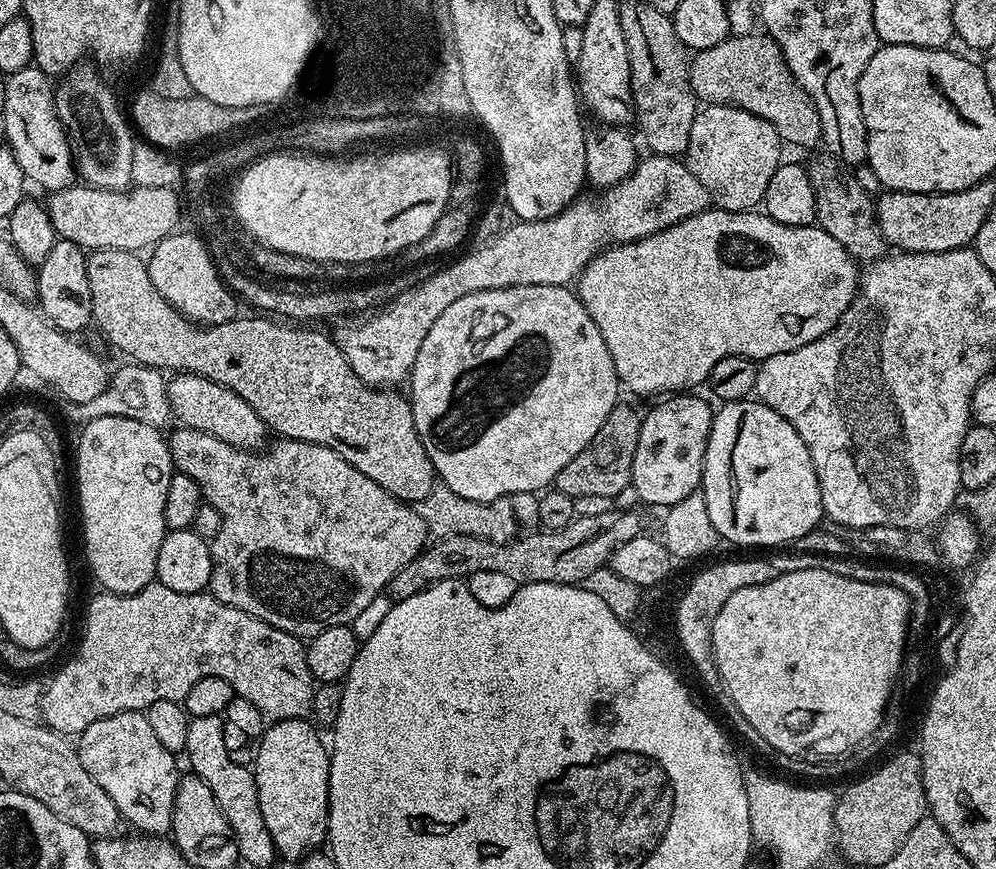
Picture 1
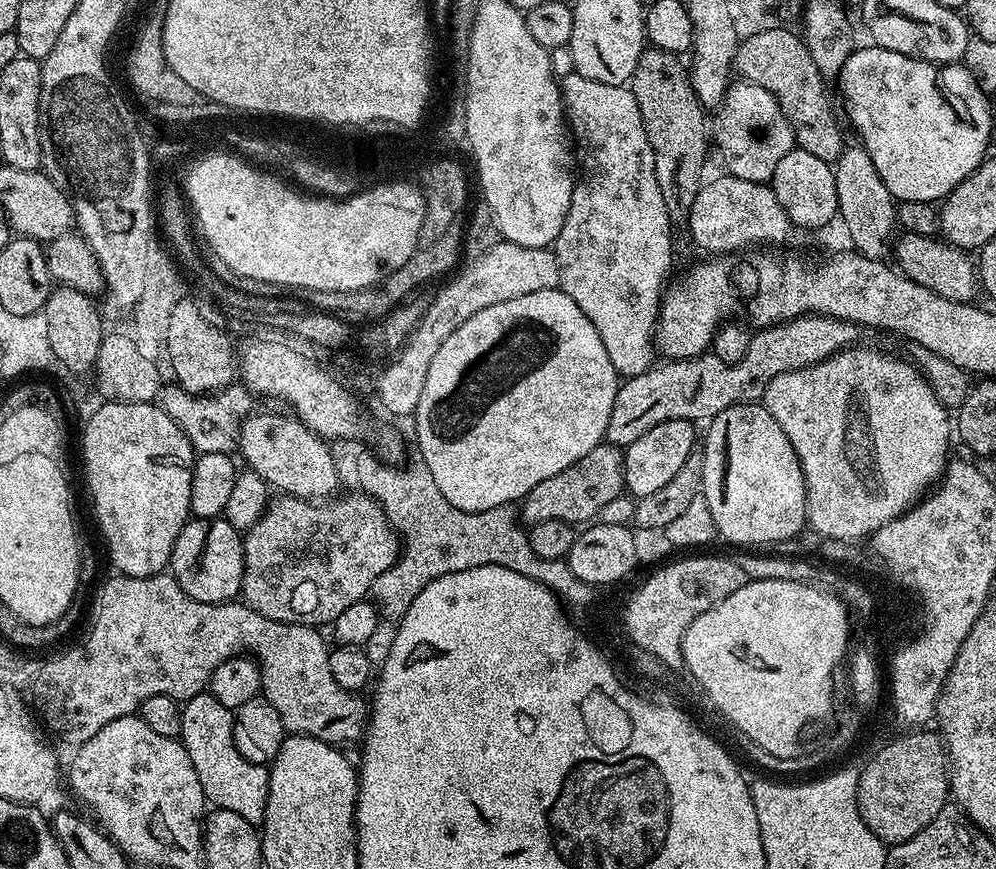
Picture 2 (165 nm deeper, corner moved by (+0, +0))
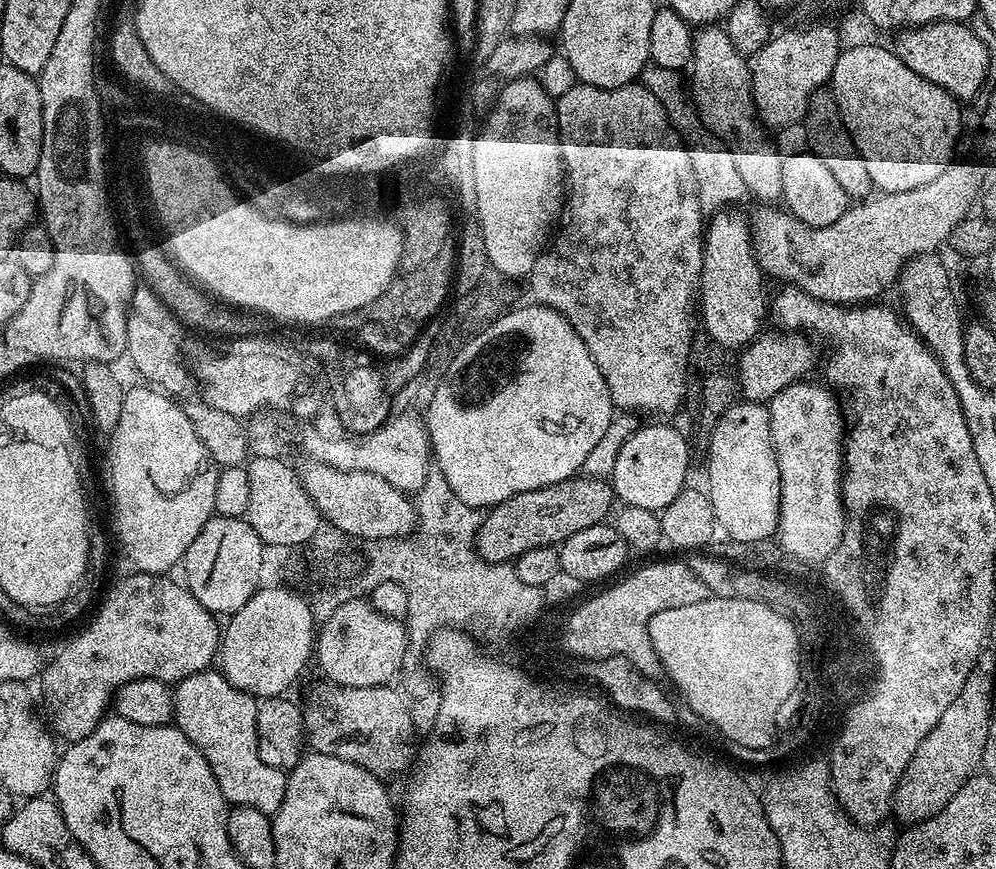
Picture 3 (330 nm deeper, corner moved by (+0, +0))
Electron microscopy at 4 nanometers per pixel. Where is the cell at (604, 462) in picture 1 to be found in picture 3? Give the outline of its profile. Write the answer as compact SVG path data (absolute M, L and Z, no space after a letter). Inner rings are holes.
M577 474L571 480L542 486L538 490L526 490L526 494L514 494L514 498L493 504L483 513L476 531L476 552L492 564L507 564L515 561L517 556L526 554L526 550L534 550L538 546L559 546L566 538L570 538L570 534L578 534L578 530L605 523L609 519L608 510L612 504L614 505L614 493L611 483L607 479L599 480L583 474Z

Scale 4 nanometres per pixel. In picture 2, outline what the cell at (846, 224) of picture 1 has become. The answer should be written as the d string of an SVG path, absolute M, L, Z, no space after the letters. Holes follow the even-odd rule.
M904 232L894 244L894 264L905 276L909 276L918 286L926 286L926 290L934 290L942 298L950 298L950 302L973 303L978 292L978 268L967 251L955 248L936 236L919 236Z

